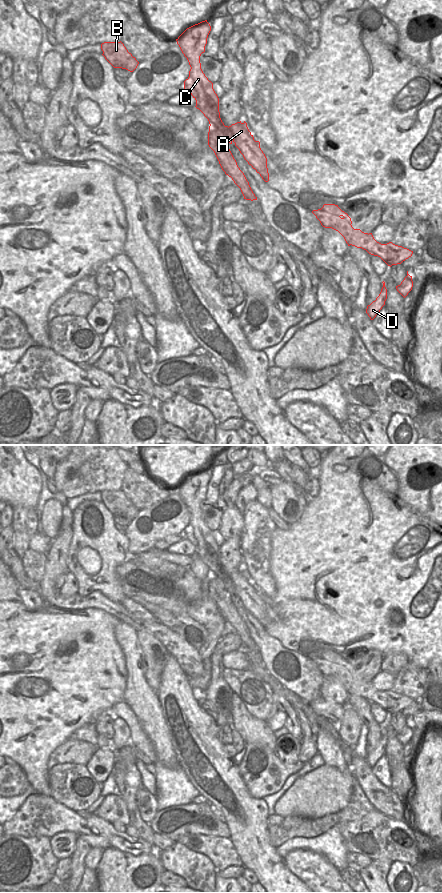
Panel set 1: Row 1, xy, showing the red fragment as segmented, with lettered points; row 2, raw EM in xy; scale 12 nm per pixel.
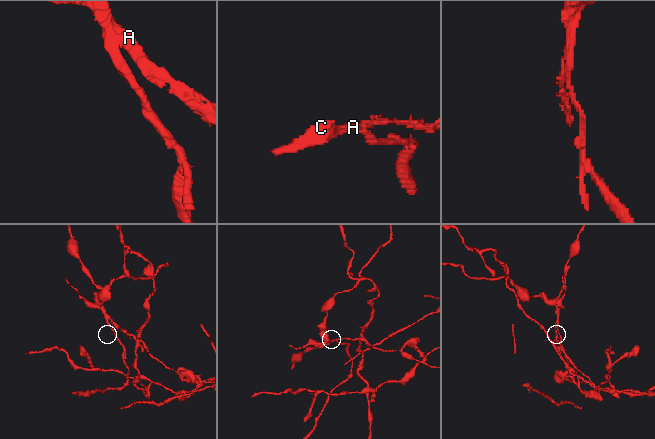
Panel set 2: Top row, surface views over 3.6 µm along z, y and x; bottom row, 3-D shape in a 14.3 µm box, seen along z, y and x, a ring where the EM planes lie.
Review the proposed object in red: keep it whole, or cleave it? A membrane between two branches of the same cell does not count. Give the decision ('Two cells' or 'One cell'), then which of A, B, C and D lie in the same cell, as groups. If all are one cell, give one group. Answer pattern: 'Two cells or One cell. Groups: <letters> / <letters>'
Two cells. Groups: A B D / C

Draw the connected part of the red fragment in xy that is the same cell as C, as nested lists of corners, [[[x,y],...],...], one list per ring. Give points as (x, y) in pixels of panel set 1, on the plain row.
[[[207,468],[187,476],[177,487],[182,501],[191,515],[188,527],[193,530],[197,539],[196,556],[208,567],[209,572],[225,582],[225,588],[232,592],[233,582],[220,566],[219,546],[201,517],[200,504],[205,500],[211,474]]]

